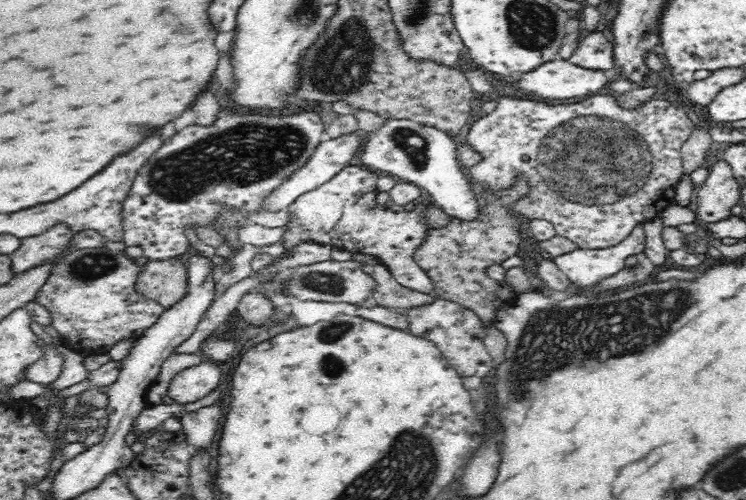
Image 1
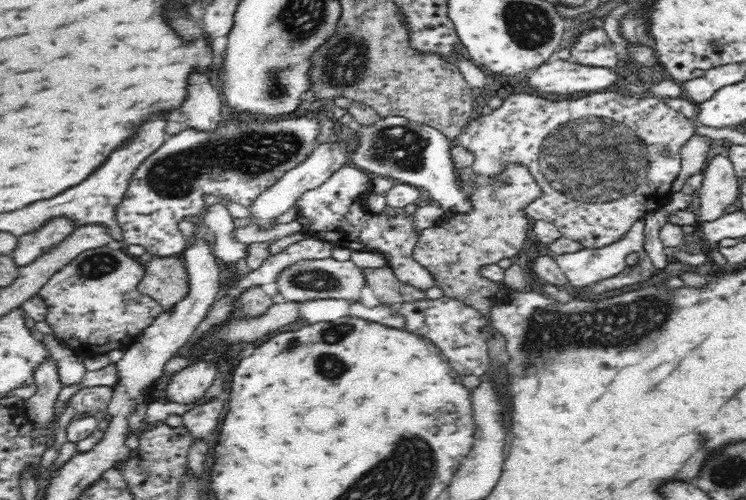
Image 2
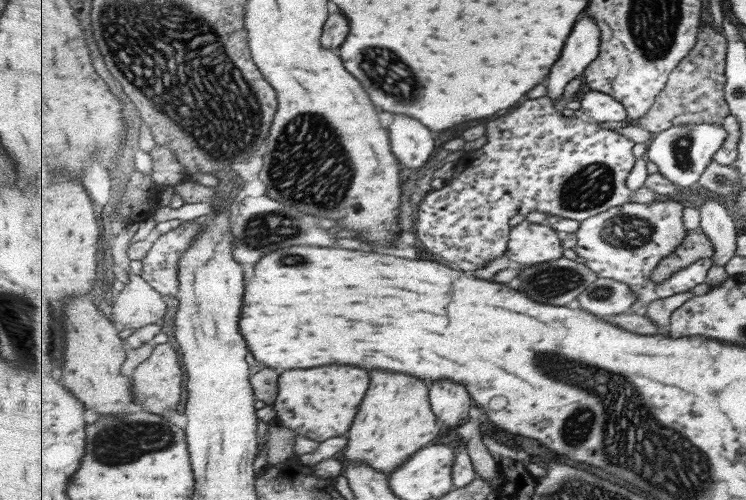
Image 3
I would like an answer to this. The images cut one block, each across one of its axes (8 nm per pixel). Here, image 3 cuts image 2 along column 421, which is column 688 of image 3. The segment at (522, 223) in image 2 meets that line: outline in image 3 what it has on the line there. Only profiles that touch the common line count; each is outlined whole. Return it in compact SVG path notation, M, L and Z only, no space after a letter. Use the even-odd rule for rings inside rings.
M703 228L691 230L690 236L686 242L676 250L675 254L667 258L666 262L661 262L659 268L653 272L653 281L663 282L671 275L675 274L677 270L690 266L695 262L699 262L701 258L712 258L715 255L712 243L705 235Z

